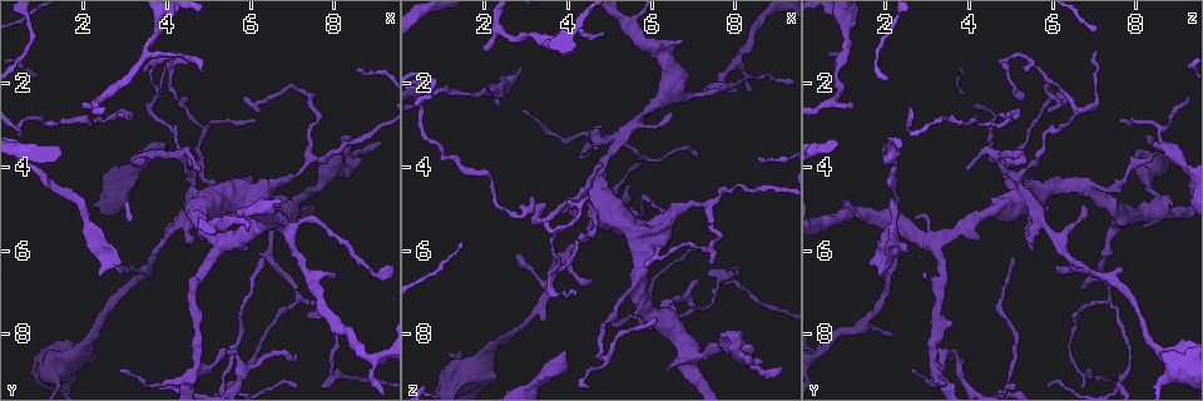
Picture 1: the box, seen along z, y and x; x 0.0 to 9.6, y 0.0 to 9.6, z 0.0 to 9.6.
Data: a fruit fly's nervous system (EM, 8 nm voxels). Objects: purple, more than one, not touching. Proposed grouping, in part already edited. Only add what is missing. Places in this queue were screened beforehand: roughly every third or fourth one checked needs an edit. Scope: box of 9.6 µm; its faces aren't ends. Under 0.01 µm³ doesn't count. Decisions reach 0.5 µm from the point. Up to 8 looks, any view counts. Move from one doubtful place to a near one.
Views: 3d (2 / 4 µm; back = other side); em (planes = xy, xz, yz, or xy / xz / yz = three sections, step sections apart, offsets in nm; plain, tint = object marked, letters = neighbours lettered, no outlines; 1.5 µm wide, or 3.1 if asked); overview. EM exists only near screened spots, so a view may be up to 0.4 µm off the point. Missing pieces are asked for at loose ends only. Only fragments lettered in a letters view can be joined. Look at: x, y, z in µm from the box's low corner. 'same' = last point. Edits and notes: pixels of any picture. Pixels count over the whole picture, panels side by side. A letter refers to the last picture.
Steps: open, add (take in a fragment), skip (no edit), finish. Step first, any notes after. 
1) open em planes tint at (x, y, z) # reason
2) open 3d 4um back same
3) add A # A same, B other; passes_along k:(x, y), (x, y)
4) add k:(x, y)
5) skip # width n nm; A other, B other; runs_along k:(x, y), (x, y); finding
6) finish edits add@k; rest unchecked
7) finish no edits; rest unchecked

open em planes letters at (2.40, 6.60, 1.80) # branch stops here

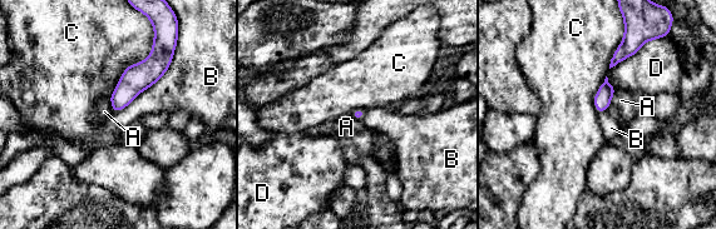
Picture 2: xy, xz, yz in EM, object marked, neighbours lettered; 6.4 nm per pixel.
skip # A other, B other, C other, D other; border 2:(154, 34), (109, 96); none of them fits

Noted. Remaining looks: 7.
open em xz step 4 tint at (4.15, 1.15, 7.10) # branch stops here

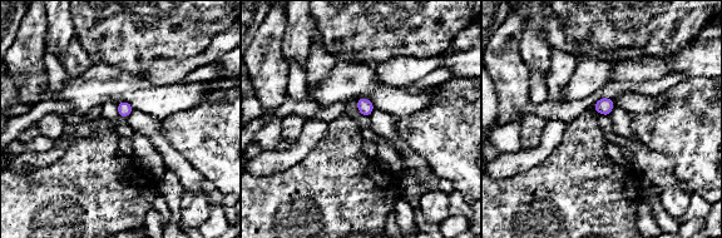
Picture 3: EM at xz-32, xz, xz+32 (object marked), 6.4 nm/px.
open em planes letters same # cut it another way

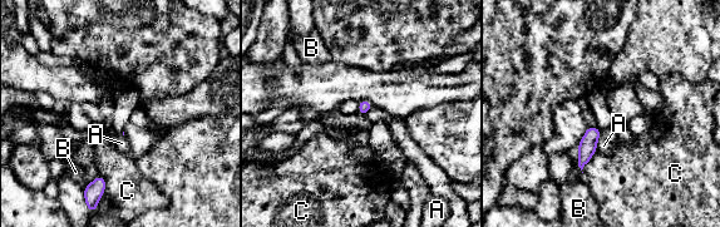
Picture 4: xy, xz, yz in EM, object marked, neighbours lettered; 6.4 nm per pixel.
skip # A other, B other, C other; none of them fits

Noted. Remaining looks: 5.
open em planes plain at (3.95, 3.45, 8.35) # an open end

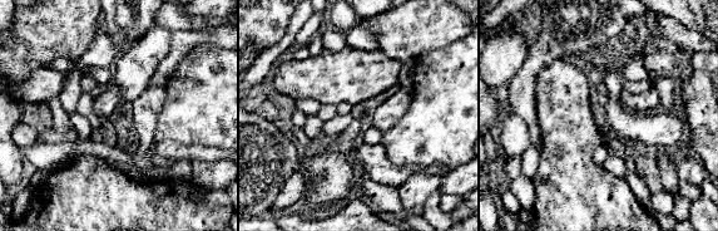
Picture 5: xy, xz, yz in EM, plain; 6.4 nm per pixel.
open em planes tint same # with the object marked

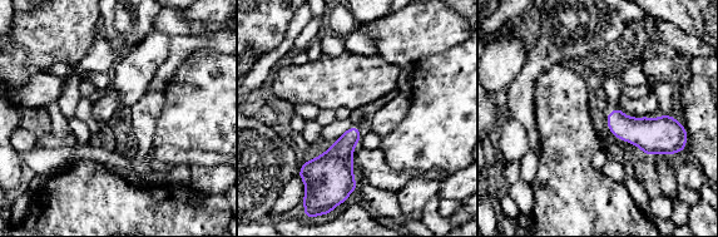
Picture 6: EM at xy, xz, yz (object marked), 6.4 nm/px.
open em planes letters same

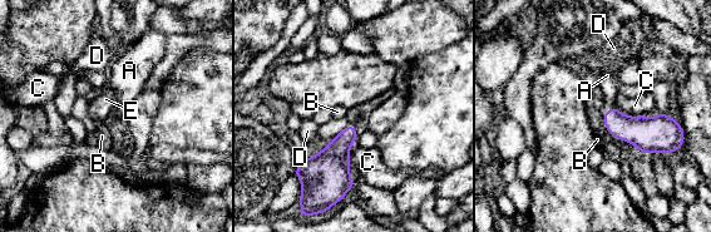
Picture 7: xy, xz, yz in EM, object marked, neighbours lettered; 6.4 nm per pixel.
add 7:(607, 75) # A same, B other, C other, D other, E other; passes_along 7:(641, 131), (611, 108), (607, 75); it goes on there

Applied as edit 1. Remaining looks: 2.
finish edits add@7; rest unchecked

